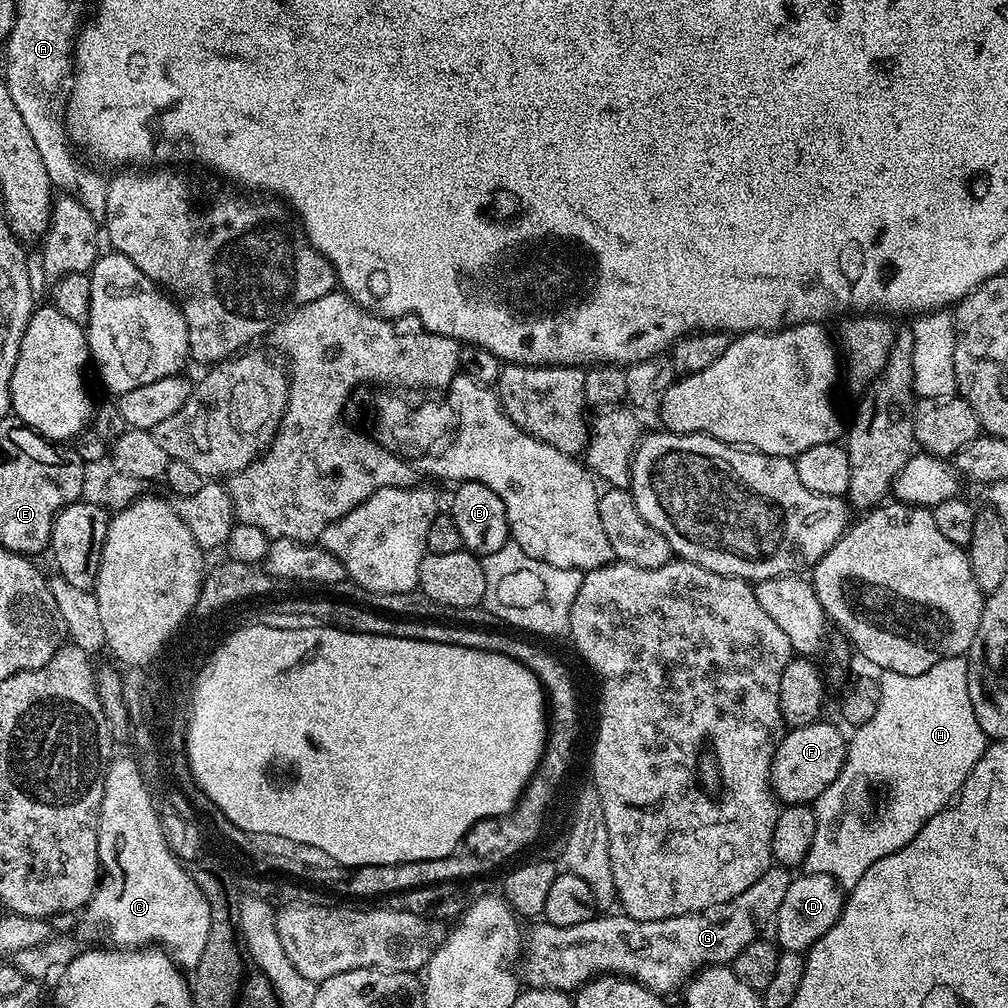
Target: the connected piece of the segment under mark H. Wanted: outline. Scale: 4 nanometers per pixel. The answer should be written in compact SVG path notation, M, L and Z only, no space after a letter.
M964 656L946 658L942 662L930 666L930 670L926 670L926 674L907 676L893 672L880 672L878 679L882 690L882 702L878 702L878 711L875 712L874 718L870 718L870 722L859 725L853 731L856 733L850 736L847 741L848 753L838 778L834 778L834 782L830 782L830 786L826 786L826 790L822 790L822 794L814 802L816 810L814 846L810 846L810 854L803 862L803 867L807 871L830 874L845 890L851 890L860 881L862 874L866 874L866 870L870 870L870 866L874 866L874 862L878 862L878 858L886 858L890 854L902 850L902 846L909 844L918 834L918 830L922 830L922 826L926 826L926 822L930 822L930 818L934 818L934 814L938 814L943 808L947 808L960 795L960 787L966 782L966 778L972 773L974 766L980 761L990 743L988 736L982 730L982 726L978 726L978 718L974 718L974 706L970 706L968 661Z

